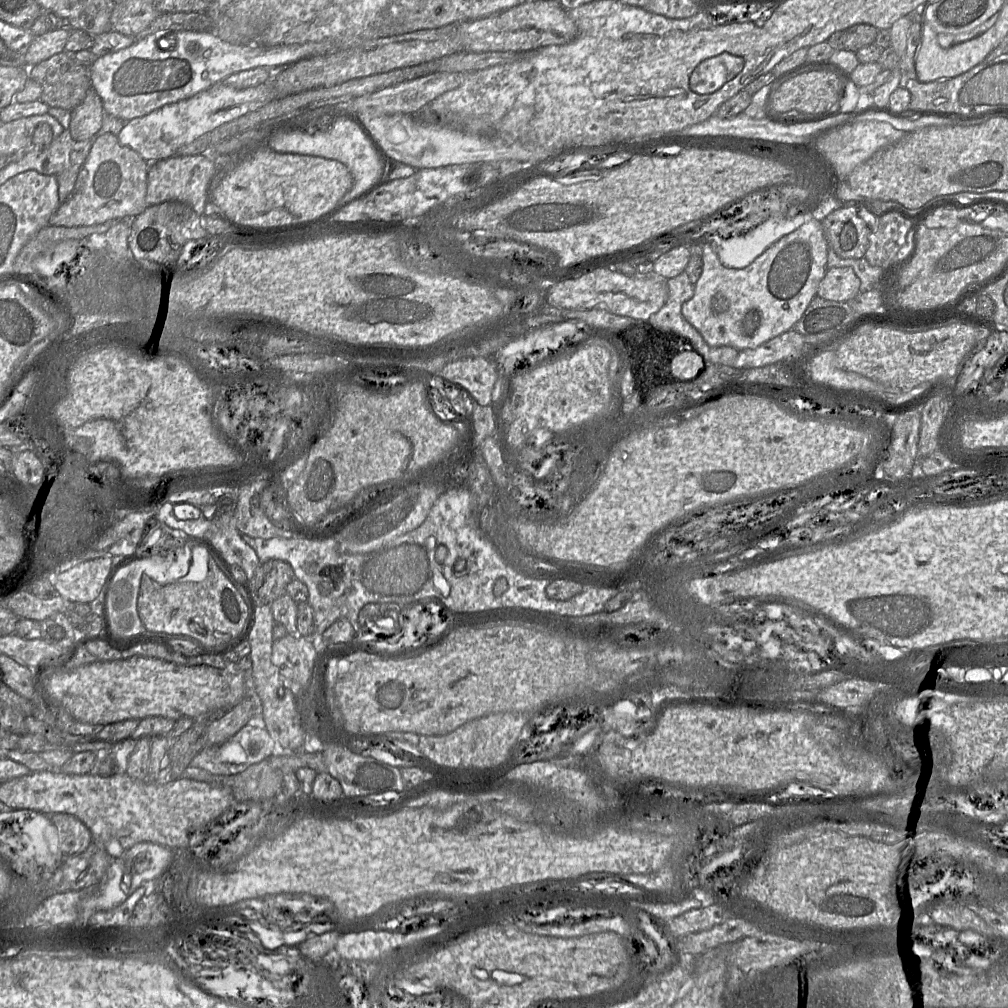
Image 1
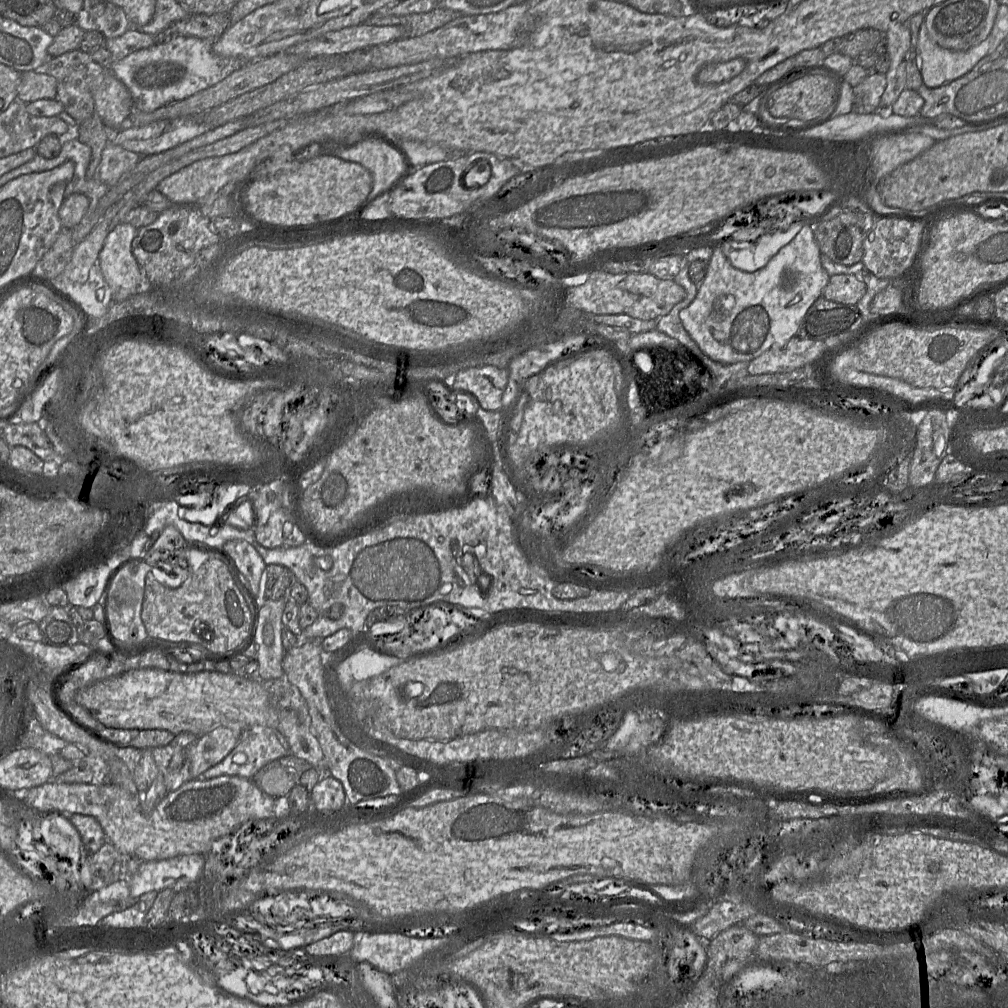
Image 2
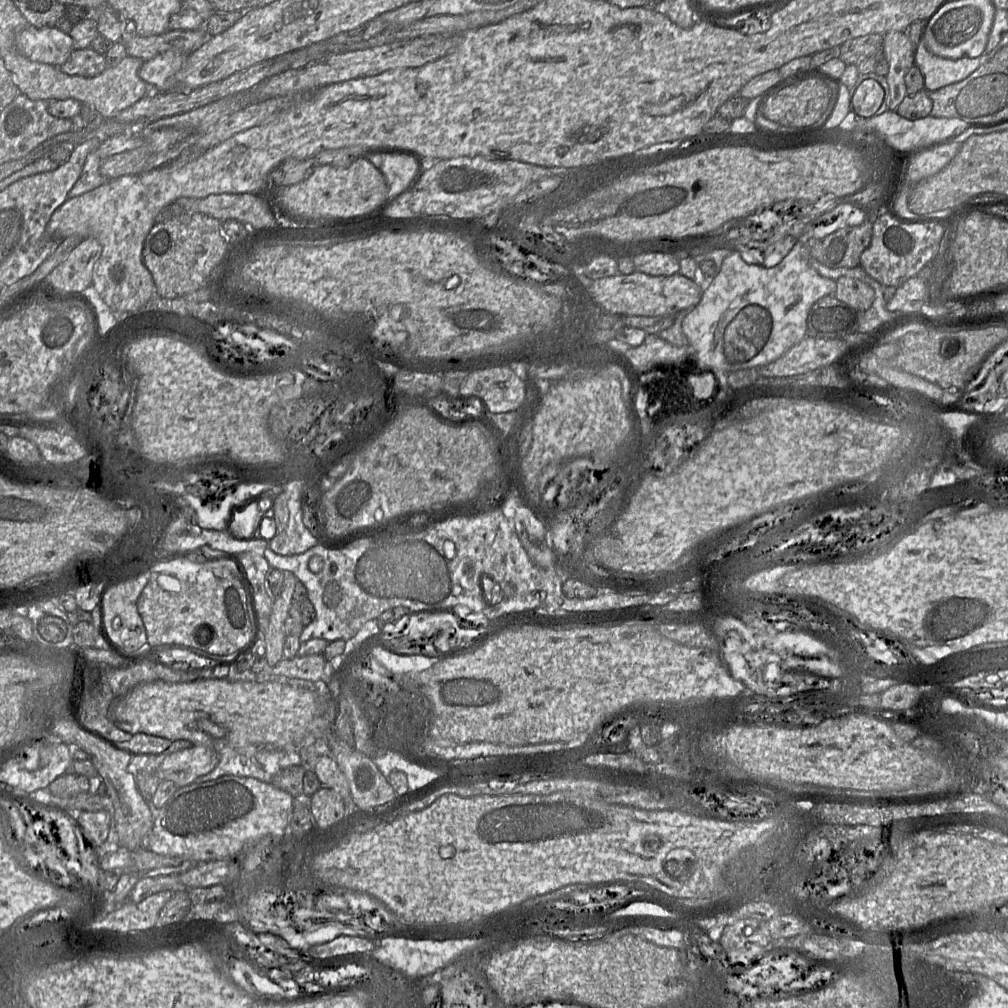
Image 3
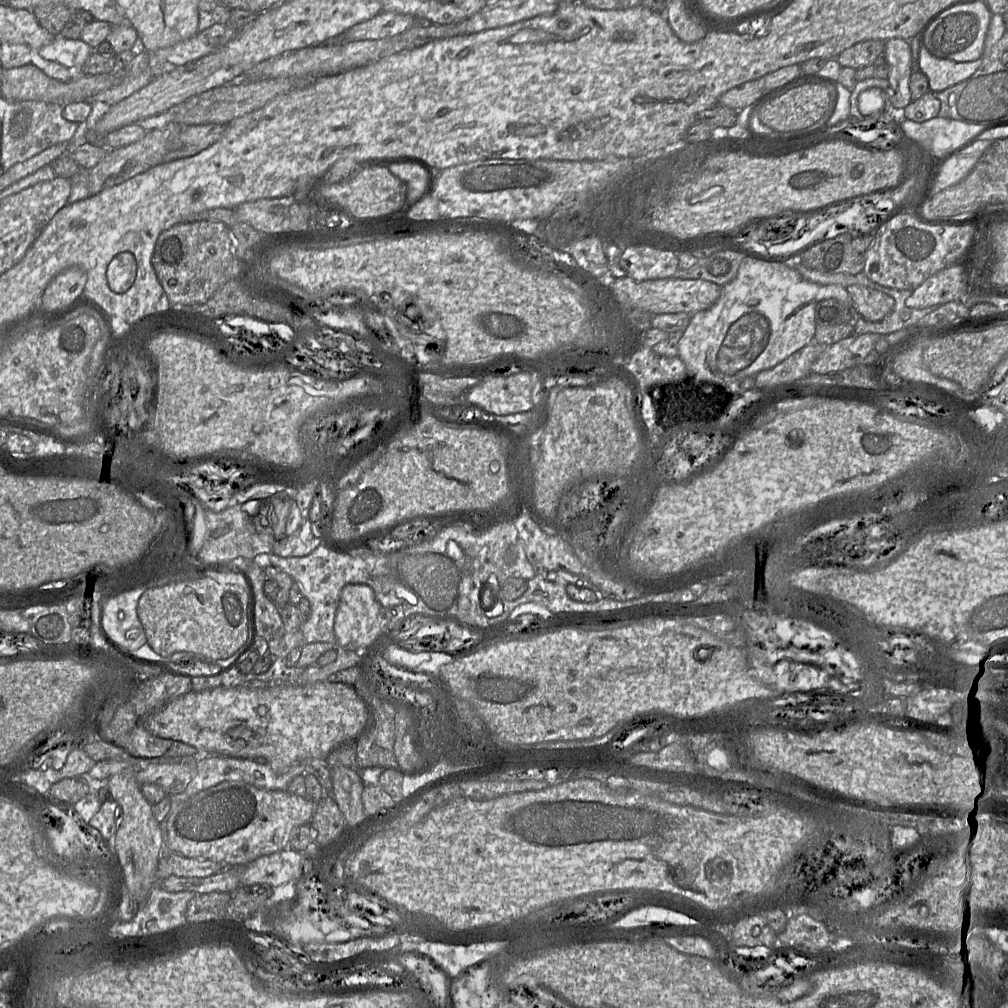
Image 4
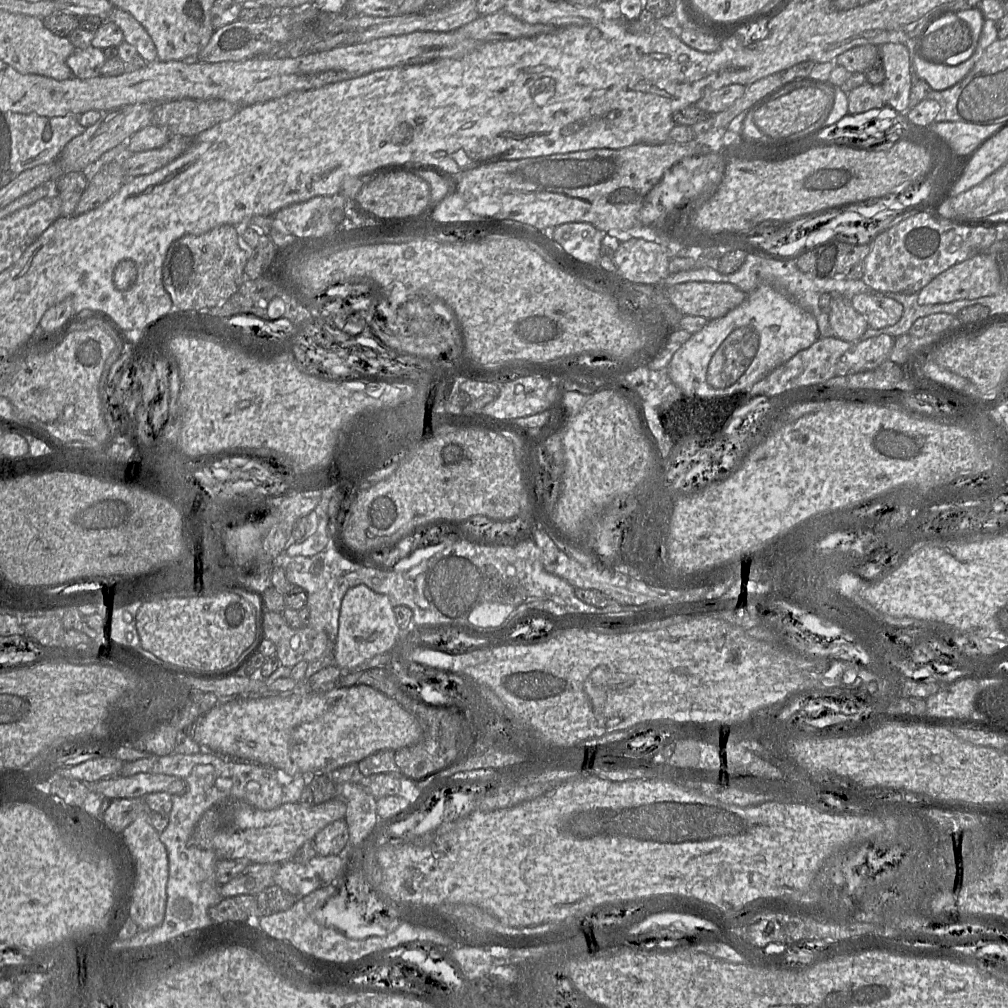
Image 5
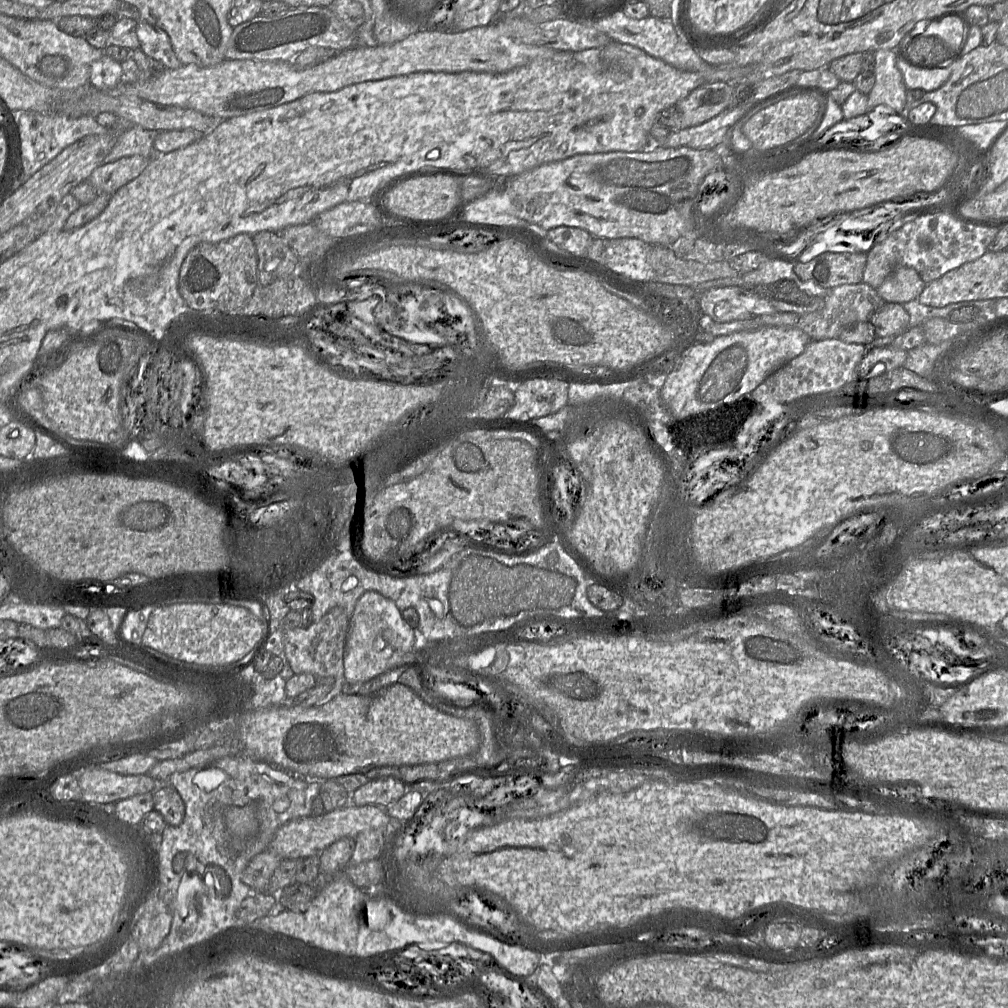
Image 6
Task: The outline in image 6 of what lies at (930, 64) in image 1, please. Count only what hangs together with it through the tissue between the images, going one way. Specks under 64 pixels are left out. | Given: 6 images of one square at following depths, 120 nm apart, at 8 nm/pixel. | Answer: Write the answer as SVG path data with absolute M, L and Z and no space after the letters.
M898 56L897 66L903 75L903 80L908 90L921 89L931 92L945 84L954 69L958 67L958 60L947 68L922 69Z

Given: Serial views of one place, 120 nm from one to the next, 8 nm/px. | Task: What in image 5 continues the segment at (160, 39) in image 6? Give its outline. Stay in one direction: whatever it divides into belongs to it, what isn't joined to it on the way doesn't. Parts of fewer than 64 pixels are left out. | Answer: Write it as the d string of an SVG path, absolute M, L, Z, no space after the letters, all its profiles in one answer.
M114 7L106 20L115 23L122 30L124 41L133 45L138 55L148 63L159 60L152 38L133 15L121 8Z

